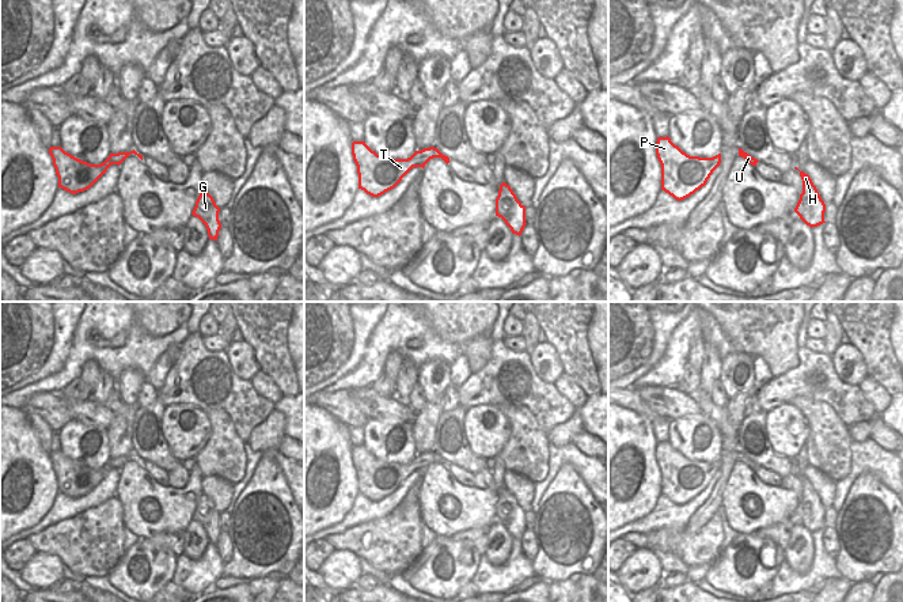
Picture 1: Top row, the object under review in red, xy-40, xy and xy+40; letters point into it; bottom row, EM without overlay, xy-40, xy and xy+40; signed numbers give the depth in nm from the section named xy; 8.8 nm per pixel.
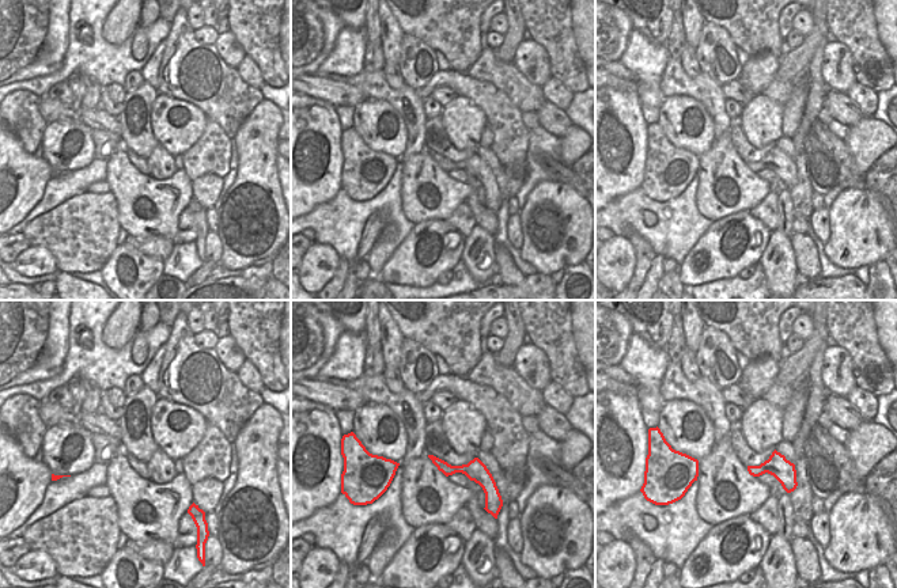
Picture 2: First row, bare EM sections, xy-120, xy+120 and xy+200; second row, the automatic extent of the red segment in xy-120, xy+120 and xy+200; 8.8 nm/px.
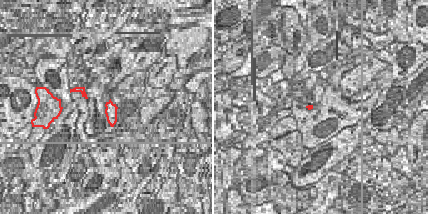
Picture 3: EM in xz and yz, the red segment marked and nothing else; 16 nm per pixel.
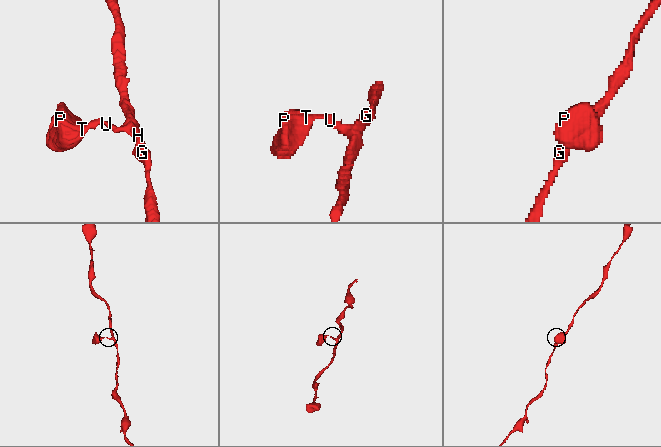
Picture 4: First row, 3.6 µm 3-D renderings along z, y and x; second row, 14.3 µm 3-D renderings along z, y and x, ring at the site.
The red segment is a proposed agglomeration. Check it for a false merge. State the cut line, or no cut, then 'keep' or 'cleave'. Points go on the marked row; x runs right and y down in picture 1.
no cut | keep

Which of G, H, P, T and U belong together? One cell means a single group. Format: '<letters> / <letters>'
G H P T U

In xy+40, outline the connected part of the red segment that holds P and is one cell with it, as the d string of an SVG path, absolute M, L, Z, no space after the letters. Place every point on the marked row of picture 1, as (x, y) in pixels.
M668 136L657 137L656 155L661 164L661 190L678 201L705 186L721 163L721 154L713 158L690 156Z

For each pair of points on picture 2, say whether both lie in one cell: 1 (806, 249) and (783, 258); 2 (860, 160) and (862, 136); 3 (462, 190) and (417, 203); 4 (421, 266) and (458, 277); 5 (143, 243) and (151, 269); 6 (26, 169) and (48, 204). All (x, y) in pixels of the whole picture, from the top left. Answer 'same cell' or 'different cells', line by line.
1: different cells
2: same cell
3: same cell
4: different cells
5: different cells
6: different cells

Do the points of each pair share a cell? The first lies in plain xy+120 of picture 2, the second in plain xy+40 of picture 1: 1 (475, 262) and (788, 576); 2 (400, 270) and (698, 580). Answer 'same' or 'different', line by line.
1: different
2: different

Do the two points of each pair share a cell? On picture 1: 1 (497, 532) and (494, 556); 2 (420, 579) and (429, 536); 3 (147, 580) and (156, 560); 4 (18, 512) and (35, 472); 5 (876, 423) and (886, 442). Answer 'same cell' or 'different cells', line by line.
1: same cell
2: different cells
3: same cell
4: same cell
5: same cell

